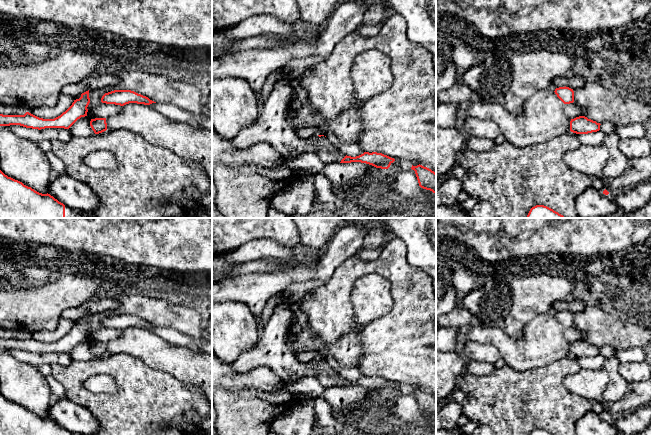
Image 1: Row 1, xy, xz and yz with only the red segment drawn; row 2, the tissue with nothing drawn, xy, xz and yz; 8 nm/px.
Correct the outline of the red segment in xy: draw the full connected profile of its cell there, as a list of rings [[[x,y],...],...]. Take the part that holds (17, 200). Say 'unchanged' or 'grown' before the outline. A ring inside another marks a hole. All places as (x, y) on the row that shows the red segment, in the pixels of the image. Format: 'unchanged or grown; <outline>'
grown; [[[0,170],[0,218],[95,218],[75,211]]]

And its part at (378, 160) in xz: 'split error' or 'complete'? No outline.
complete

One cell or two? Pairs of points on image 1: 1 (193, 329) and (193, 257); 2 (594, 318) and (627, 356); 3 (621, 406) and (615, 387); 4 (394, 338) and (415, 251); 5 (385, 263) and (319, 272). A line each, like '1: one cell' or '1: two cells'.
1: two cells
2: two cells
3: two cells
4: two cells
5: two cells

